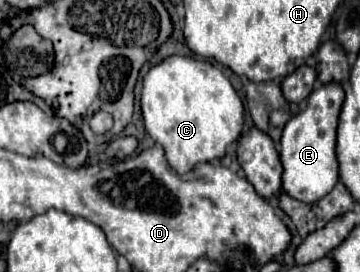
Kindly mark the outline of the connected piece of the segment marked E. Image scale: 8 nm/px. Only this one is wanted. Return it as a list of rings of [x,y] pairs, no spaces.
[[[324,84],[308,96],[308,106],[296,118],[288,120],[280,138],[280,162],[282,162],[282,190],[306,204],[324,198],[338,182],[336,162],[336,128],[338,114],[344,102],[344,90],[340,84]]]

